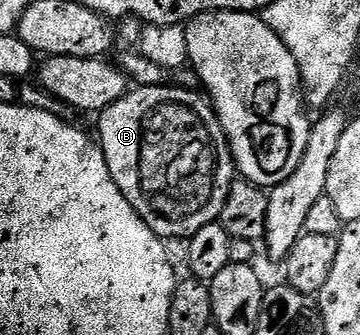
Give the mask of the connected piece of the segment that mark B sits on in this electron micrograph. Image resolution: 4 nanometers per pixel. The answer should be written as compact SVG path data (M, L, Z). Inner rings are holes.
M163 84L158 86L138 86L131 89L120 100L116 100L116 104L107 106L101 111L98 122L98 134L102 137L100 141L100 152L106 157L106 168L109 177L113 178L115 186L120 188L124 201L130 205L131 210L137 212L139 218L146 221L146 226L152 228L152 232L159 239L166 238L183 238L189 240L194 237L196 232L200 232L200 228L204 228L208 224L218 222L222 216L222 209L230 195L230 188L236 181L236 167L233 158L230 157L230 144L226 137L226 133L222 131L222 124L218 120L217 114L214 113L213 105L205 97L202 98L190 88L183 88L181 85Z

